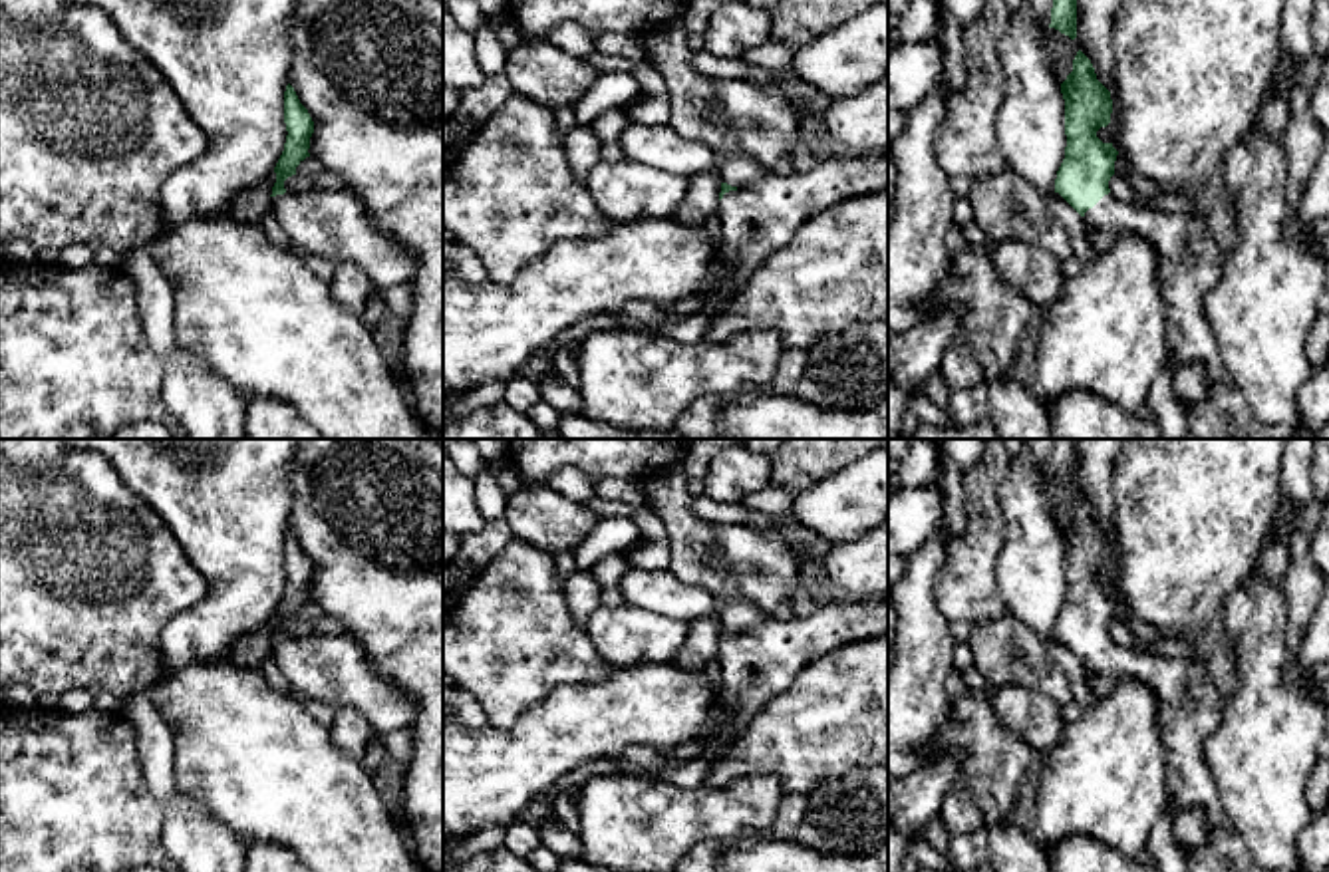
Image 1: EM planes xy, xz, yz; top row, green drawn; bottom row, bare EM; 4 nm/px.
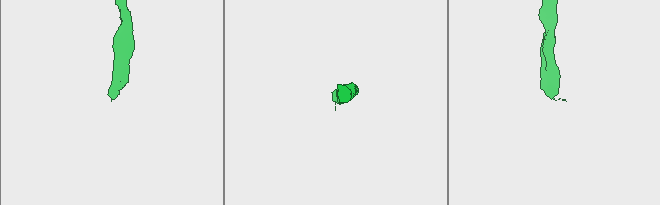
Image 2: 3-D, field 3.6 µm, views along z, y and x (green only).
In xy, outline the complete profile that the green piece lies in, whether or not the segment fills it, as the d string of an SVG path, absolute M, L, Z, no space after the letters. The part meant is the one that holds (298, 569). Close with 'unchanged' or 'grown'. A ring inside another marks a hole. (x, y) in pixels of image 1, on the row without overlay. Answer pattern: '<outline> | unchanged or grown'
M294 532L284 536L286 588L274 612L272 655L292 693L324 701L334 711L360 711L379 735L409 727L415 701L385 679L369 661L364 646L350 634L288 638L284 626L310 602L314 566Z | grown

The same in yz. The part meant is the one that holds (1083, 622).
M1081 495L1061 538L1067 592L1055 638L1085 663L1089 677L1105 675L1114 683L1136 679L1156 693L1174 812L1202 808L1208 832L1230 828L1204 759L1204 745L1220 725L1226 699L1194 657L1154 655L1142 646L1120 646L1110 638L1118 596L1112 588L1103 588L1097 576L1110 568L1112 544Z | grown

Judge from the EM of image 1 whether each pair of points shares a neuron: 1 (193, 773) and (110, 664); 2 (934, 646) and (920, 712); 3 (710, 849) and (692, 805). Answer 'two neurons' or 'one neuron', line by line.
1: two neurons
2: one neuron
3: two neurons

